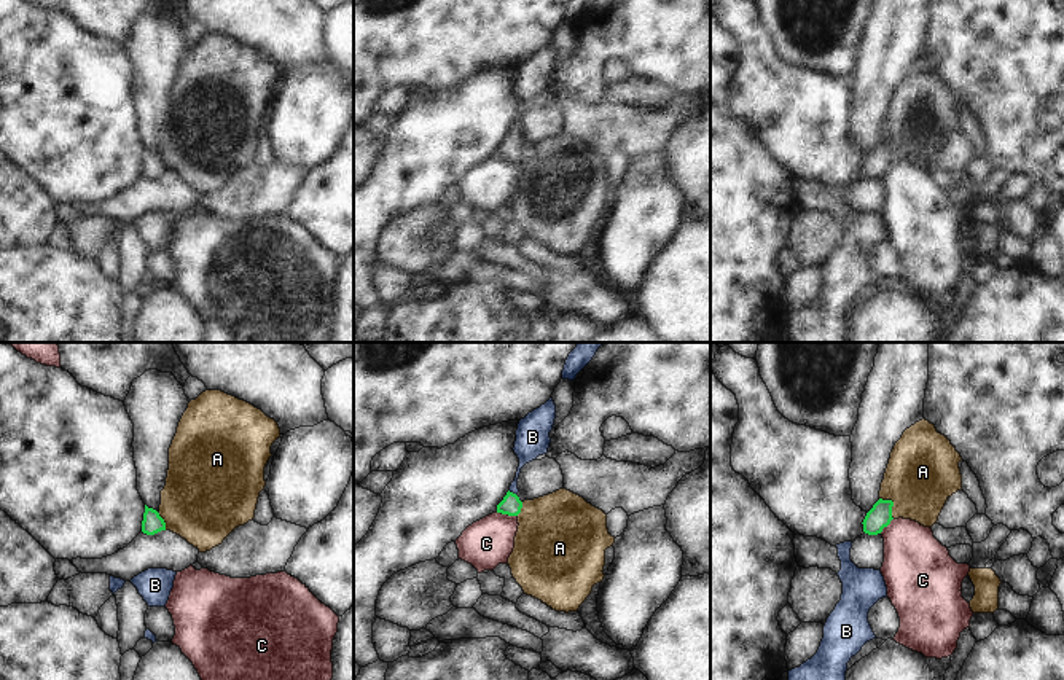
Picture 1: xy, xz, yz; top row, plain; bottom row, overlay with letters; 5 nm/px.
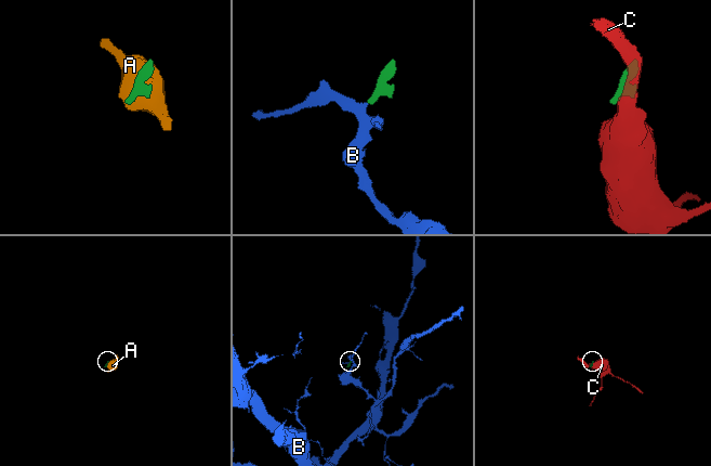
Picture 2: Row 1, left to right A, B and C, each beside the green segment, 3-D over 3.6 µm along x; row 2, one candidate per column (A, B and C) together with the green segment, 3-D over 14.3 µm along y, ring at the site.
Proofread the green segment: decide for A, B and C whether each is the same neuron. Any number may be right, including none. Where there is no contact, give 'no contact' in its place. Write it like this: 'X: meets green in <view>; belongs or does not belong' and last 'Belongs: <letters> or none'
A: meets green in yz; does not belong
B: meets green in xz; belongs
C: meets green in xz; does not belong
Belongs: B

